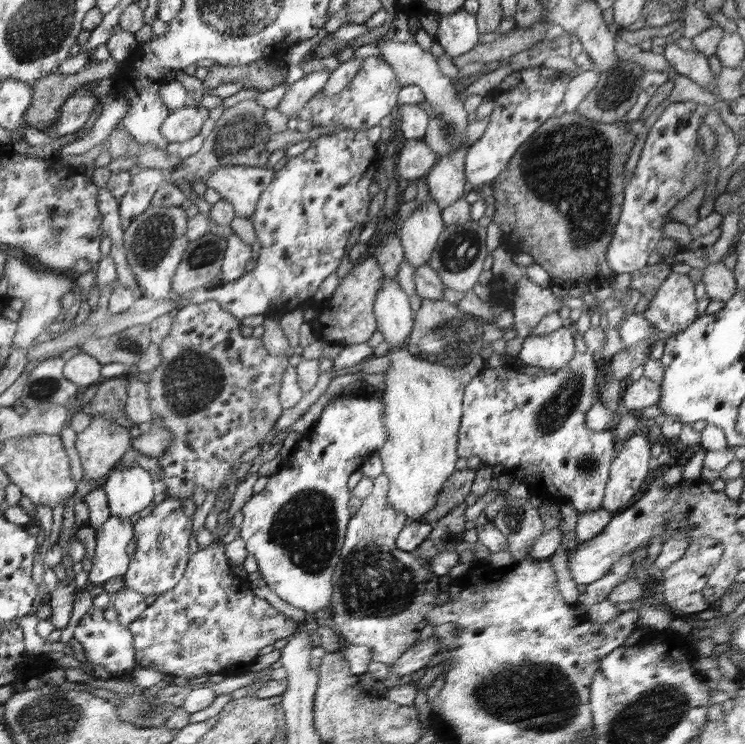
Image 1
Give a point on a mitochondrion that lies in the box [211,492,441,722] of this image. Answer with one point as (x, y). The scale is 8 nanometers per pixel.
(372, 583)

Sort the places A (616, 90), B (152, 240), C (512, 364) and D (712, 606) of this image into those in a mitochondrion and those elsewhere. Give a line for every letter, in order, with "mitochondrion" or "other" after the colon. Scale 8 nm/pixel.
A: mitochondrion
B: mitochondrion
C: other
D: other

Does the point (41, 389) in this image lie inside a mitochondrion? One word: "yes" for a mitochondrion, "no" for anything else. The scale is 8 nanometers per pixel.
yes

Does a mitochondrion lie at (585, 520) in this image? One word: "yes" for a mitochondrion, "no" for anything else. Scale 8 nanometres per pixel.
no

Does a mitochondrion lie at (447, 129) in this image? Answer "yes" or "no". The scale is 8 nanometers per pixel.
yes

